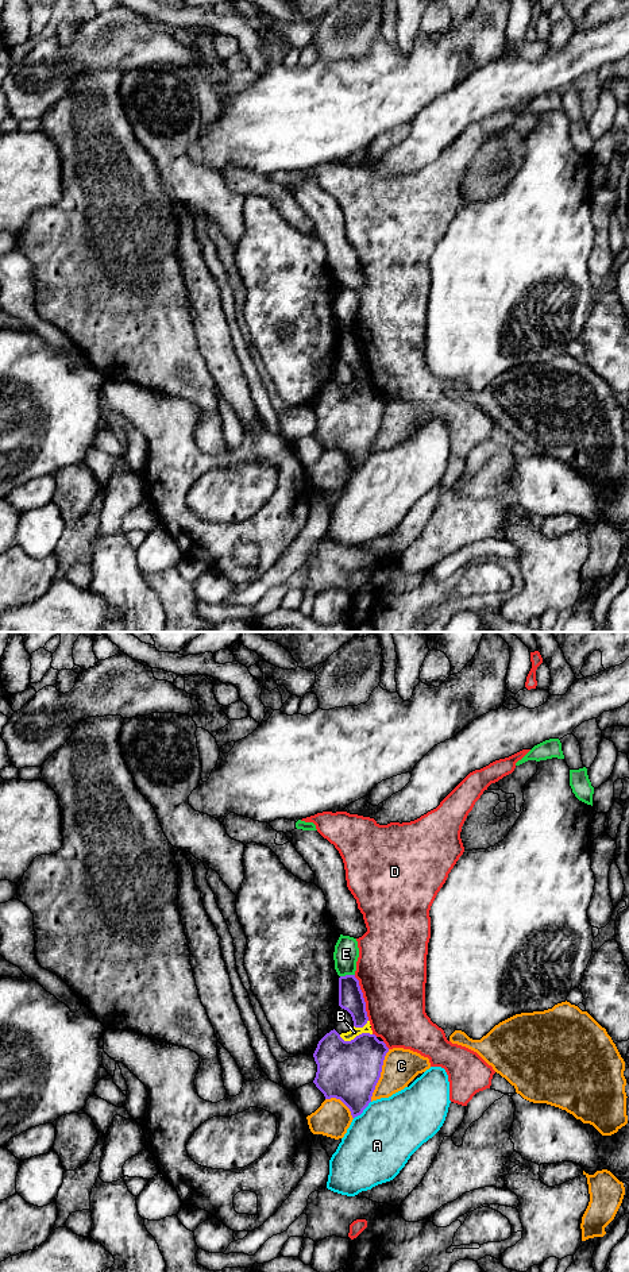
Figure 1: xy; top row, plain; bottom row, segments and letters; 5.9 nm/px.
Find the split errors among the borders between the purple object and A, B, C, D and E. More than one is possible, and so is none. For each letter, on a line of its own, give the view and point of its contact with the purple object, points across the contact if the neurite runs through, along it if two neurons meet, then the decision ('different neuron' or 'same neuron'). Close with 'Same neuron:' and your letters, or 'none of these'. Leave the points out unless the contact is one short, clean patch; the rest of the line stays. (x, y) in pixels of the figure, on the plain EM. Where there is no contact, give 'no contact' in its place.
A: contact xy (363, 461); different neuron
B: contact xy (357, 388); different neuron
C: contact xy (379, 427); different neuron
D: contact xy (363, 350); different neuron
E: contact xy (347, 327); border xy (354, 326), (340, 328); different neuron
Same neuron: none of these

